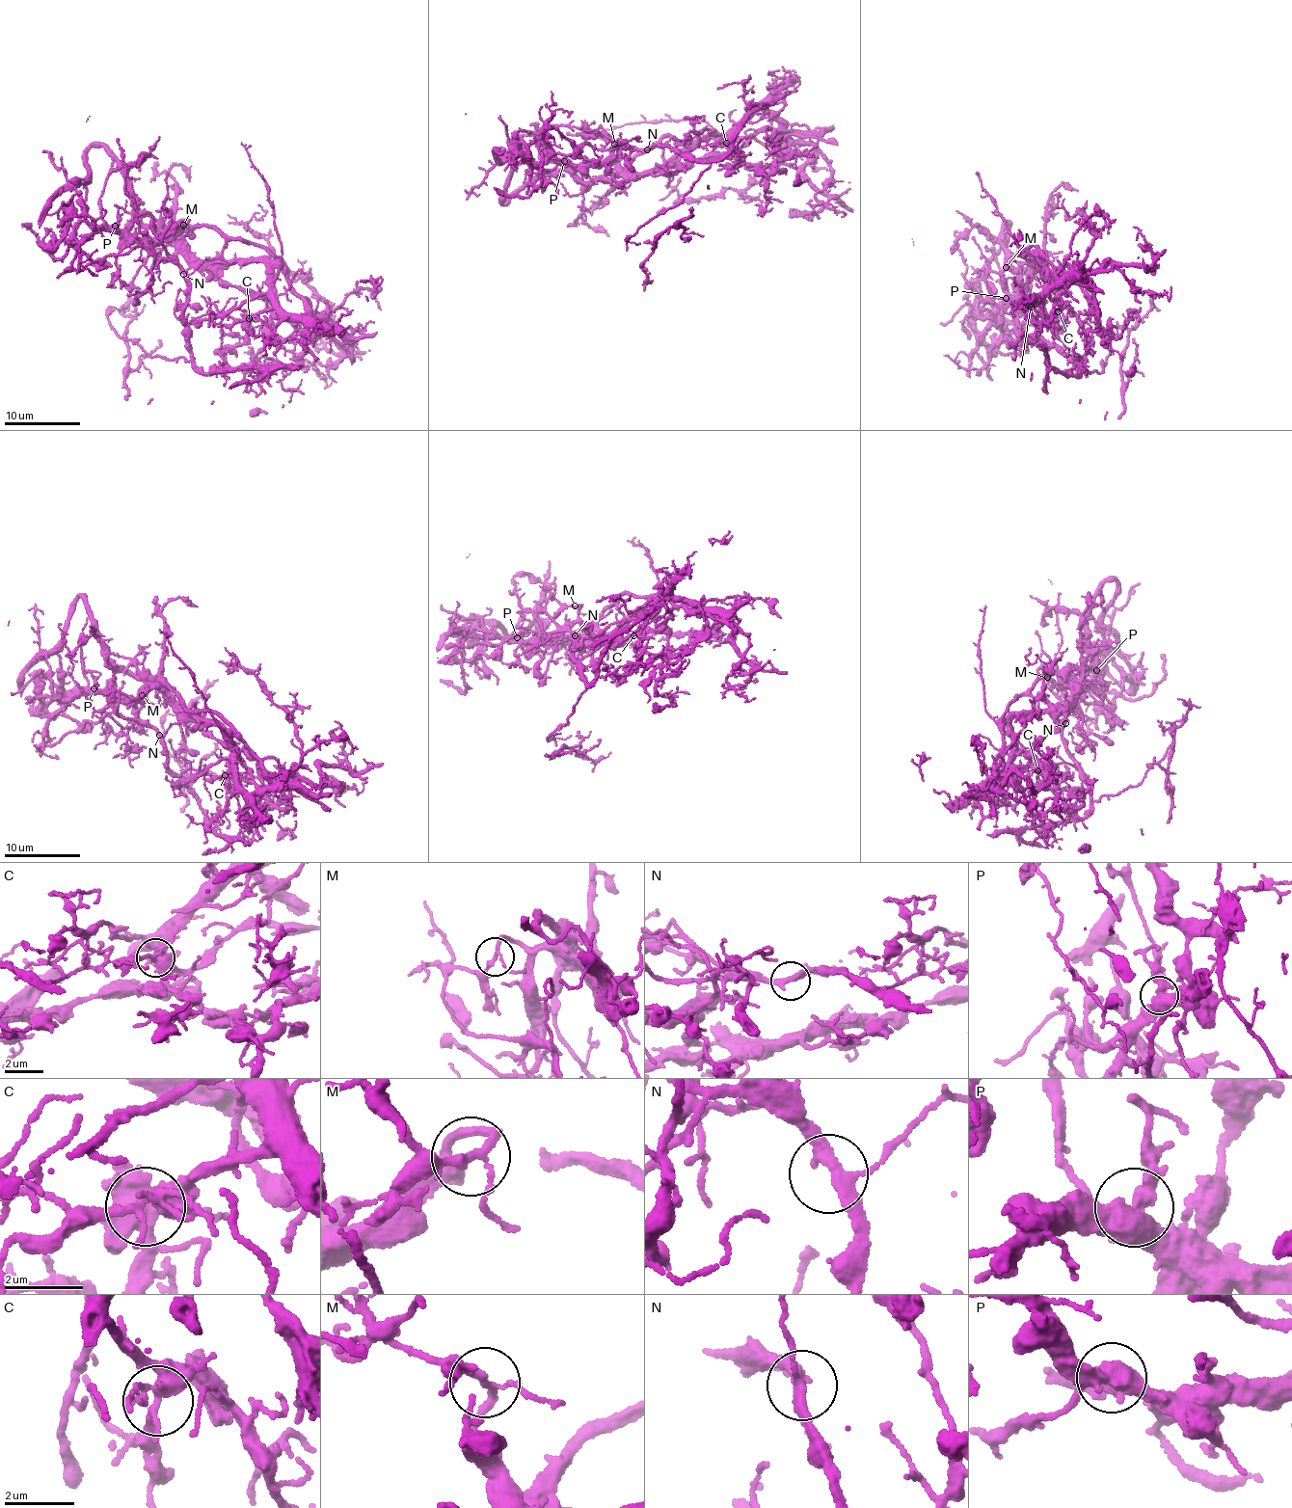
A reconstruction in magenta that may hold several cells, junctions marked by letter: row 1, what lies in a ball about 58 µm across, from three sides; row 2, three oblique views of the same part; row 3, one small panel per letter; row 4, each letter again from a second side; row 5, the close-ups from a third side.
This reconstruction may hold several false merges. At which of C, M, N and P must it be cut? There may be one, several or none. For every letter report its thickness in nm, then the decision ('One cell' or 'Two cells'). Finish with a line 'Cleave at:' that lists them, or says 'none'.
C: Thickness 280 nm. One cell
M: Thickness 170 nm. Two cells
N: Thickness 280 nm. One cell
P: Thickness 500 nm. One cell
Cleave at: M

